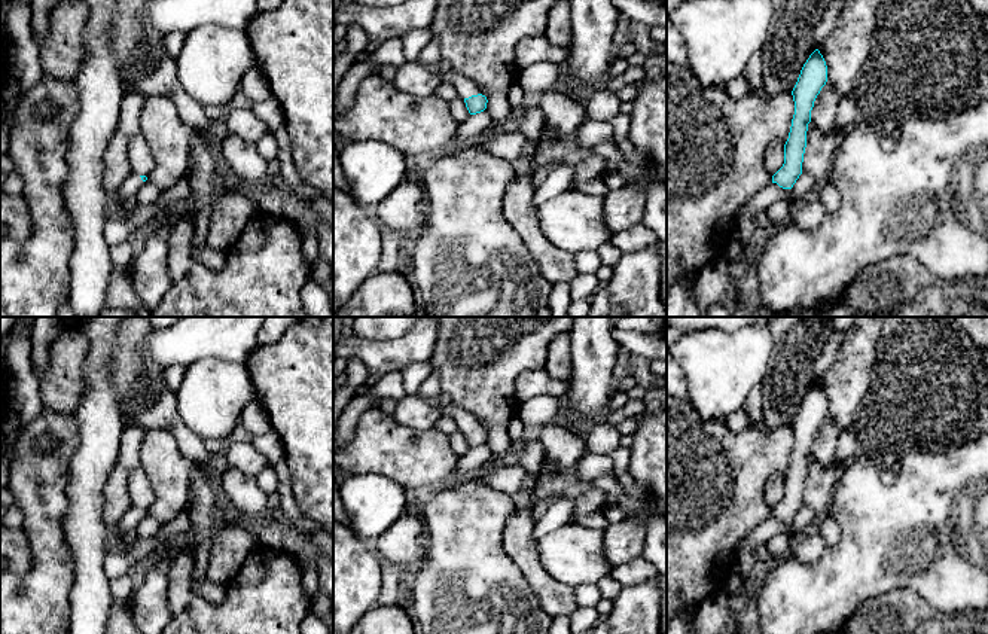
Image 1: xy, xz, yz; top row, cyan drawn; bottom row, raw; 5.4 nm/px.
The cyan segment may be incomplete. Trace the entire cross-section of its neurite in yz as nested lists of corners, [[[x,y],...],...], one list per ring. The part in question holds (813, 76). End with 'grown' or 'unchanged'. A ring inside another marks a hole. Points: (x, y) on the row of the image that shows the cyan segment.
[[[815,49],[803,64],[798,82],[792,91],[795,115],[792,119],[789,138],[784,144],[784,164],[772,176],[772,183],[777,183],[783,189],[792,189],[802,174],[811,110],[826,82],[827,65],[820,51]]]; unchanged

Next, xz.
[[[449,67],[443,71],[442,82],[451,83],[457,89],[458,97],[464,100],[470,115],[481,113],[487,109],[488,100],[472,79]]]; grown

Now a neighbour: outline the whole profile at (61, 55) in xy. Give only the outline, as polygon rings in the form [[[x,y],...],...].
[[[61,0],[51,13],[51,30],[40,46],[45,73],[71,82],[85,61],[82,33],[89,15],[85,0]]]

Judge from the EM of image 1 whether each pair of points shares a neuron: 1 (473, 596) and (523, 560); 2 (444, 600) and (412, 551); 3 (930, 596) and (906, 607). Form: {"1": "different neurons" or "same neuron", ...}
{"1": "different neurons", "2": "different neurons", "3": "different neurons"}

